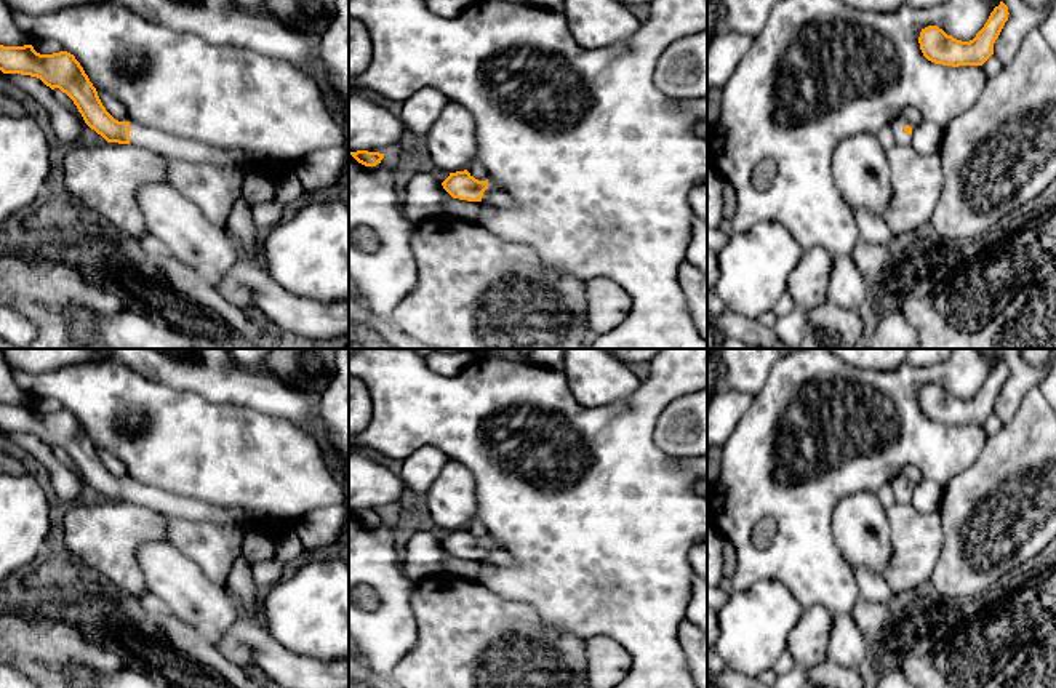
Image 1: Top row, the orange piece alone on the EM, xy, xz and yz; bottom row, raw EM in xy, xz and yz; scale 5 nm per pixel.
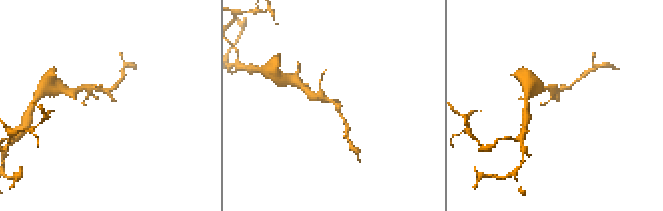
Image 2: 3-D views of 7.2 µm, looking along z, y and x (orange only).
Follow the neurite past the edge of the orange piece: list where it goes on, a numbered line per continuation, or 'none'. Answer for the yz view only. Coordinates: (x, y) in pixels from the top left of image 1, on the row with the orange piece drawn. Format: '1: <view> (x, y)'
1: yz (901, 136)

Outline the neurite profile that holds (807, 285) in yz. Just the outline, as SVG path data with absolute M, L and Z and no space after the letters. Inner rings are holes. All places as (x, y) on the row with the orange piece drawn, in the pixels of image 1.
M824 246L805 250L787 282L795 307L808 312L826 301L832 254Z

